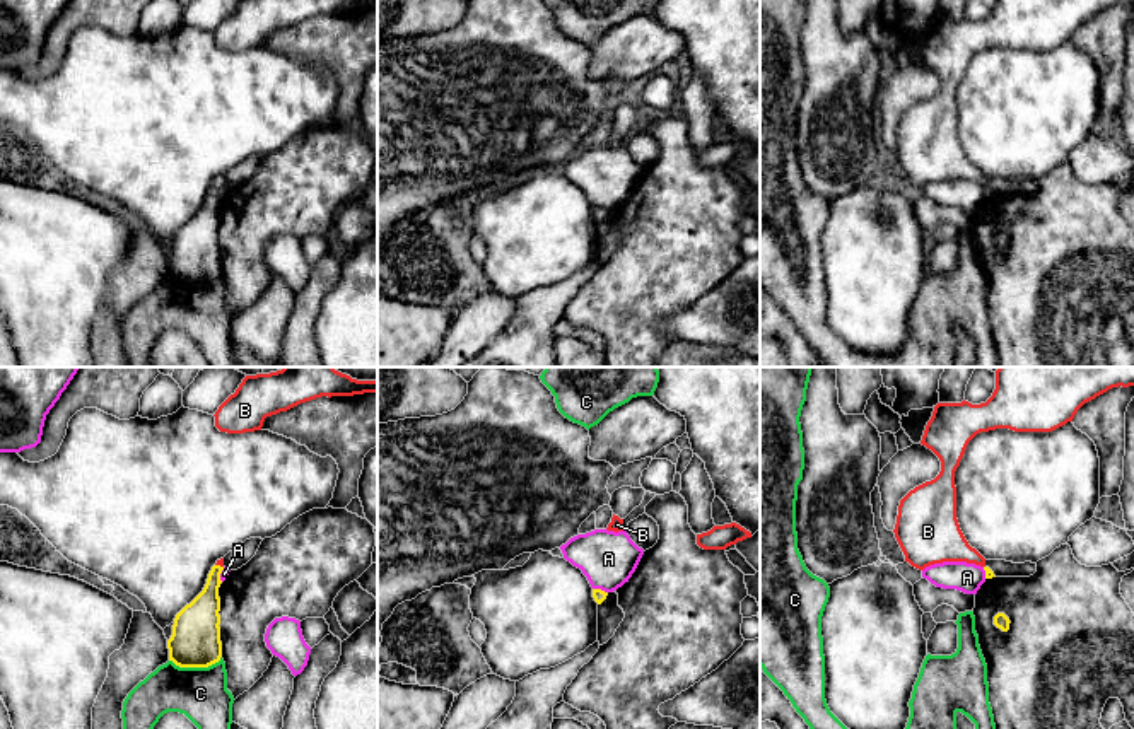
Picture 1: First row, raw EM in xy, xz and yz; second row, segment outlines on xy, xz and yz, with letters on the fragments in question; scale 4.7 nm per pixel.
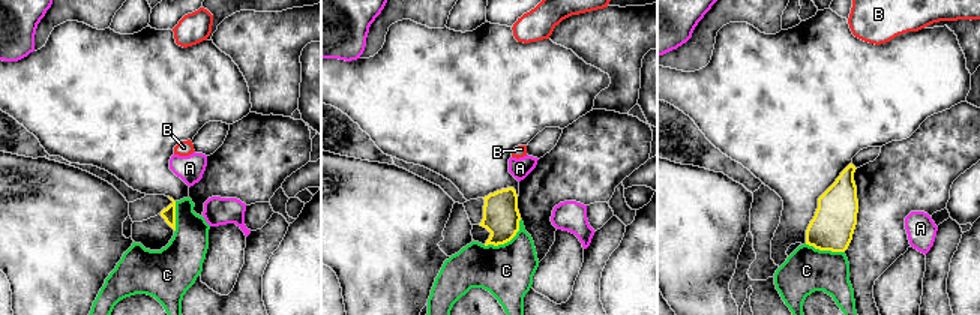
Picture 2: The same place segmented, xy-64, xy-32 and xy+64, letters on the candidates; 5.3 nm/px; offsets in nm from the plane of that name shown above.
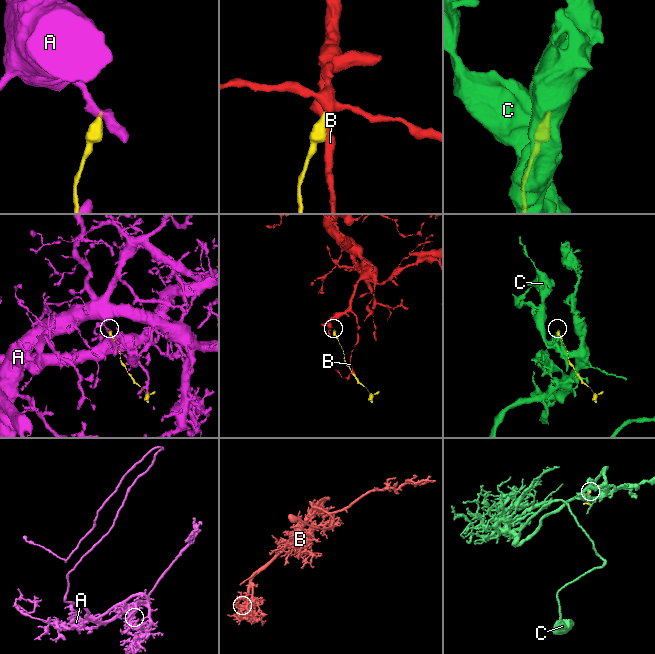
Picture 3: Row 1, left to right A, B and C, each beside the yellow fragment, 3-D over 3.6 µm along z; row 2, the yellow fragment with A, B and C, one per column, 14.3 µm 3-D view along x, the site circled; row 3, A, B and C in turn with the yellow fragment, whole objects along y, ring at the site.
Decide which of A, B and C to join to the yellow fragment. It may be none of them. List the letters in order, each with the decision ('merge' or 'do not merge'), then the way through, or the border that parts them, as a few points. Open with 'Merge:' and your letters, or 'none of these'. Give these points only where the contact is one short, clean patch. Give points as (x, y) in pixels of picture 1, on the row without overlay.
Merge: B
A: do not merge | along xy (224, 185), (221, 198)
B: merge | across xy (202, 233), (219, 183), (219, 180)
C: do not merge

